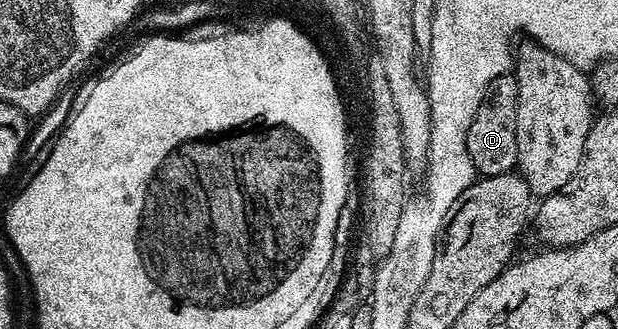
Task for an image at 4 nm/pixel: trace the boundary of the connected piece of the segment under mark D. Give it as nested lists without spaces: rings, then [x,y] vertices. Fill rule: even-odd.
[[[512,72],[495,76],[491,84],[483,92],[483,100],[479,100],[479,108],[475,112],[475,120],[471,120],[471,128],[467,128],[467,156],[471,156],[471,164],[478,175],[490,178],[500,174],[508,174],[517,164],[517,141],[515,140],[515,112],[519,104],[519,84]]]

